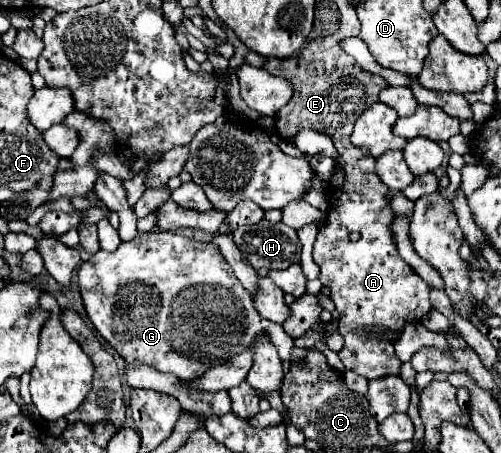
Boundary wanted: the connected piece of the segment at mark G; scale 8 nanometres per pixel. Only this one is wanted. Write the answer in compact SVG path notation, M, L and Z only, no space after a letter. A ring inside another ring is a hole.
M168 231L140 233L128 243L122 243L114 253L98 251L78 269L78 289L86 315L96 331L124 357L124 361L142 361L164 373L172 373L178 379L198 379L210 365L222 365L236 353L248 349L262 333L278 347L282 359L292 359L292 337L284 333L282 325L270 323L254 309L254 301L242 283L234 277L234 271L222 257L218 245L188 239ZM174 349L188 349L192 355L180 355Z

